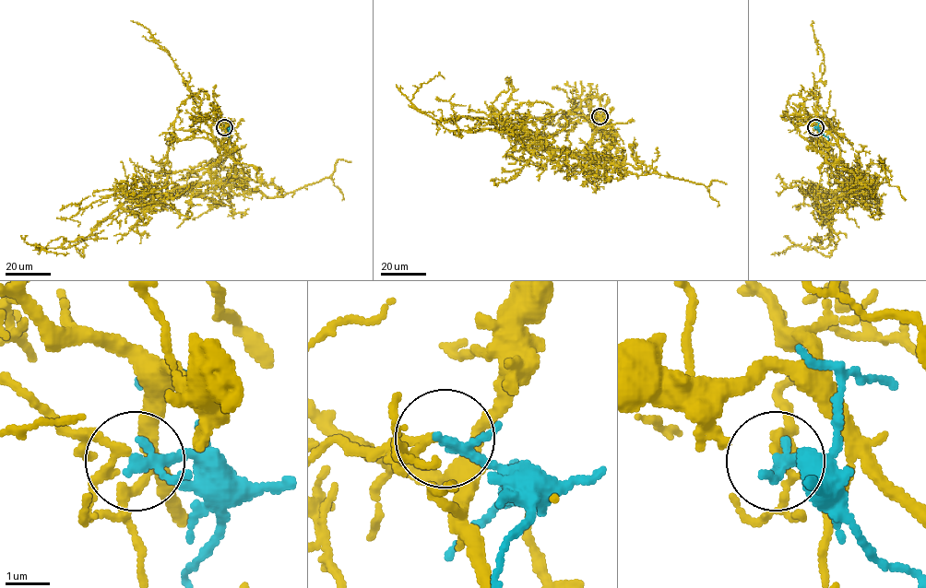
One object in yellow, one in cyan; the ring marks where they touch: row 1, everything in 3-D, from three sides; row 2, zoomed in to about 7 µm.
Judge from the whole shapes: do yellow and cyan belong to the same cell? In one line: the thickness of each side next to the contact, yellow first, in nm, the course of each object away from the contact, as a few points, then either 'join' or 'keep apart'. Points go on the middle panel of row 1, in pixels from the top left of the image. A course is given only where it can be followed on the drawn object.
calibres 160 and 200 nm; course yellow (599, 116), (586, 117), (588, 156), (553, 150), (517, 125), (451, 131), (410, 100), (444, 78); course cyan (599, 116), (606, 129); join

